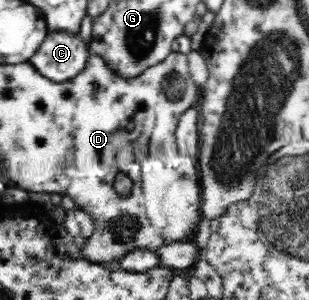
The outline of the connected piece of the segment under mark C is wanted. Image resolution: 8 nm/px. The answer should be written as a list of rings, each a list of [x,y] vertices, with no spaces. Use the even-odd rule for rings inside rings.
[[[54,29],[48,30],[45,40],[41,43],[39,50],[29,59],[29,62],[48,80],[63,83],[73,80],[75,76],[83,73],[90,56],[89,41],[84,40],[79,31],[69,32],[68,29]]]

